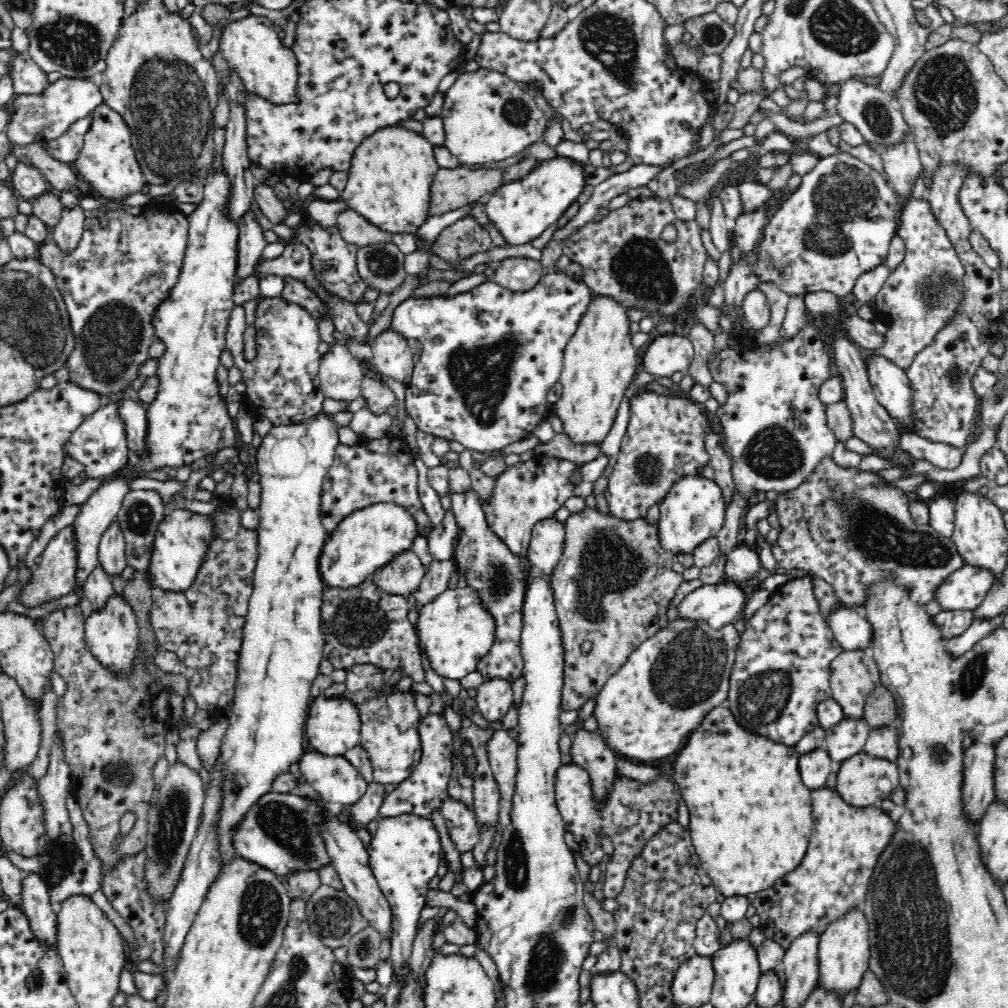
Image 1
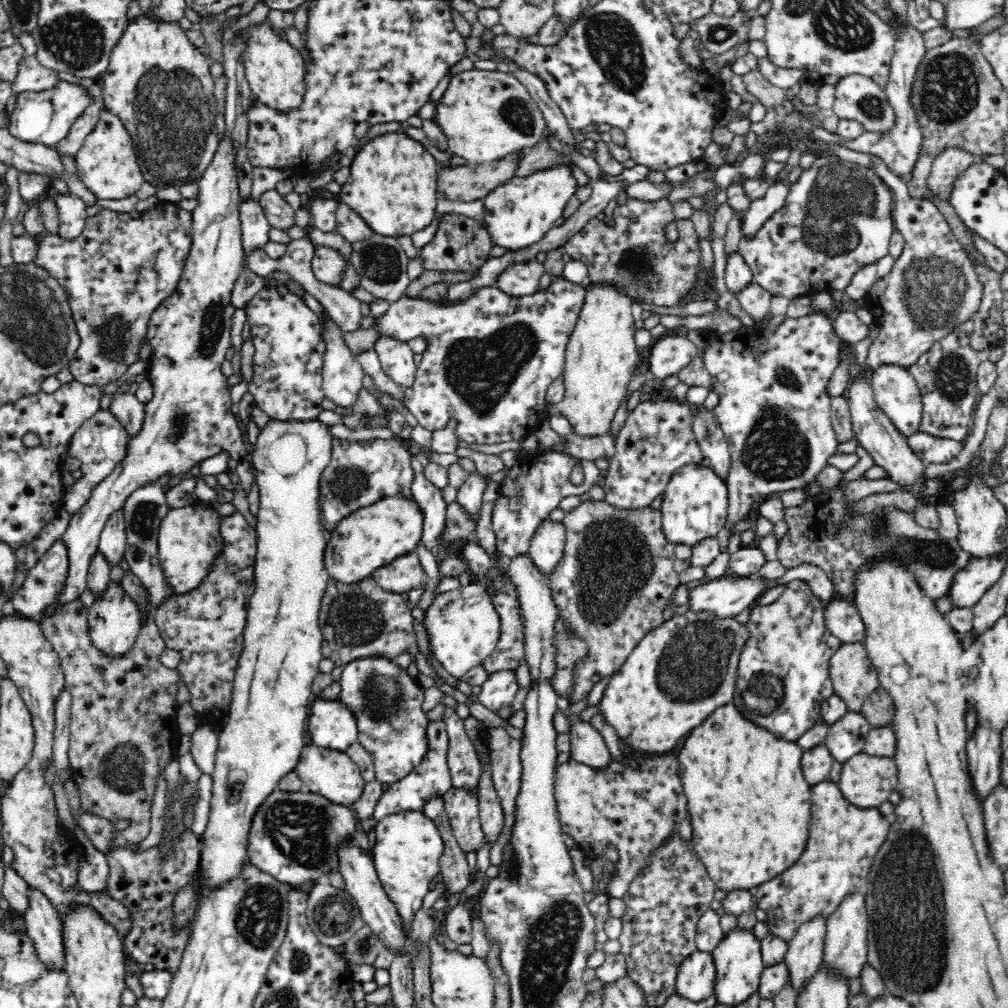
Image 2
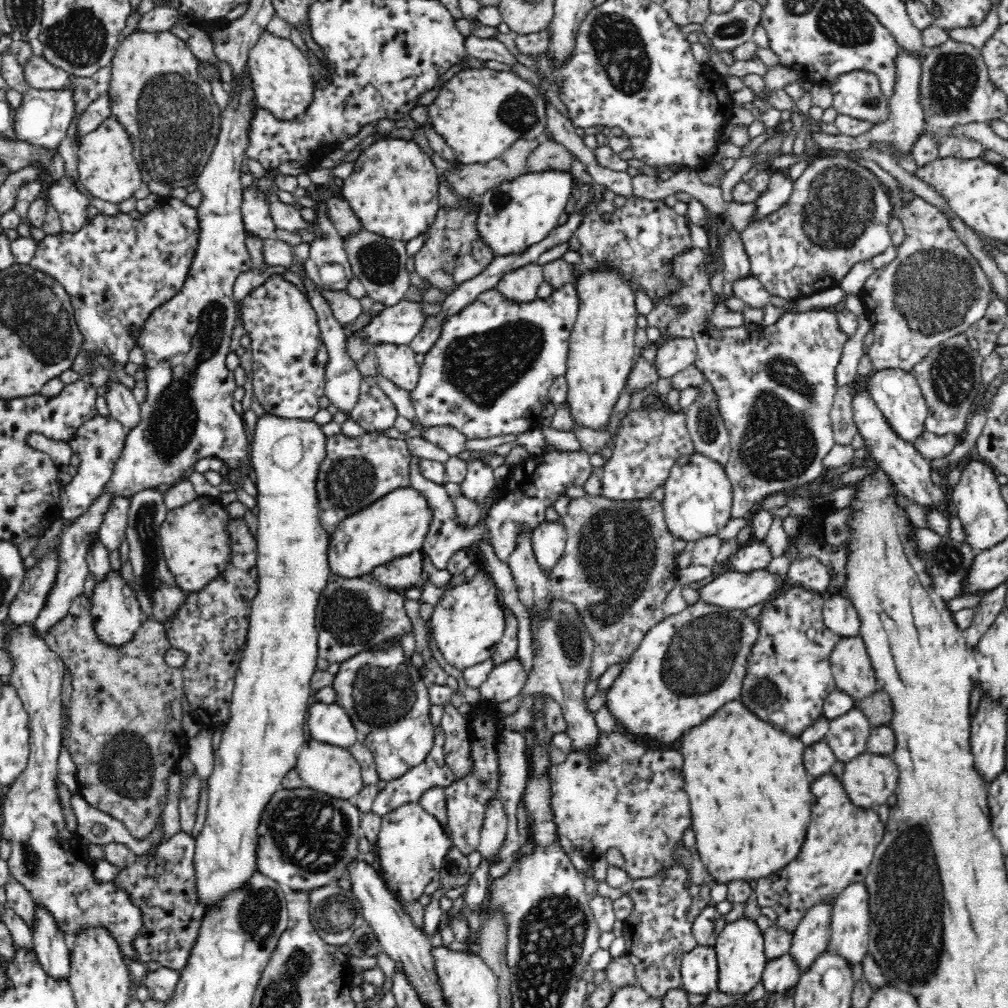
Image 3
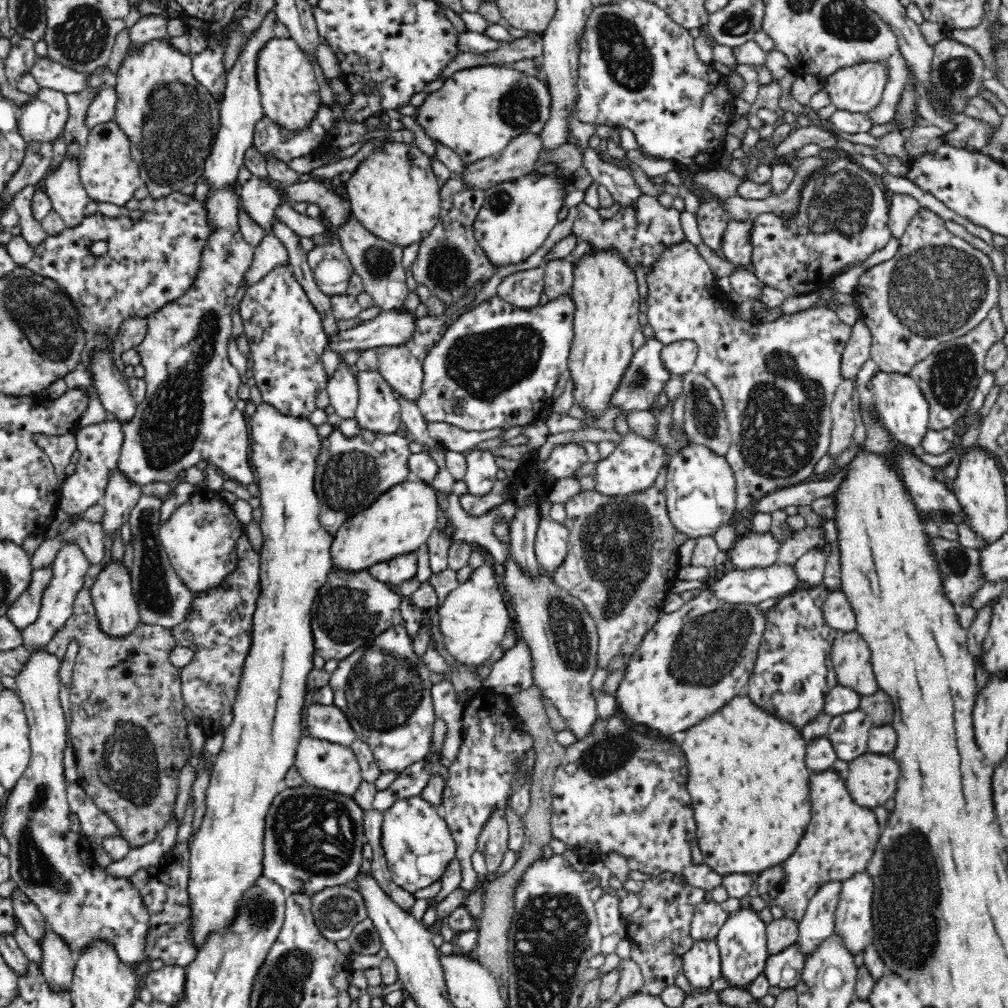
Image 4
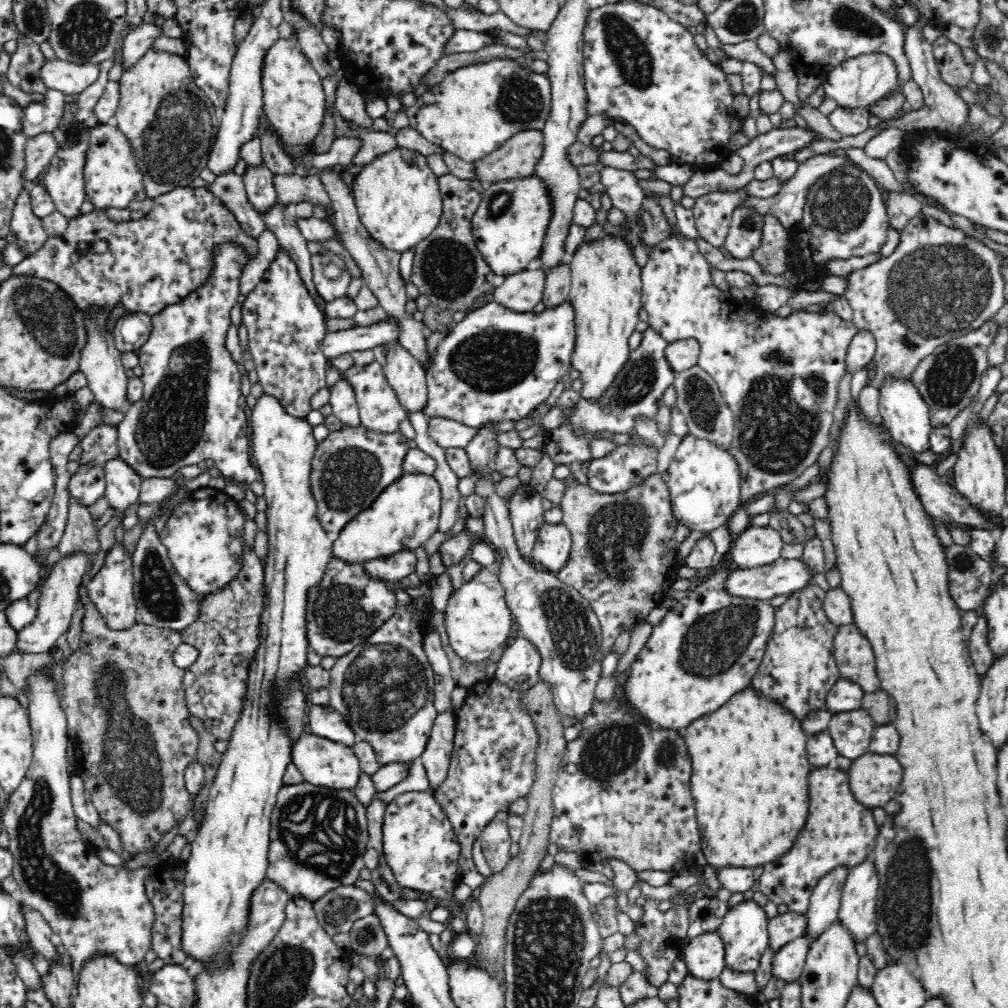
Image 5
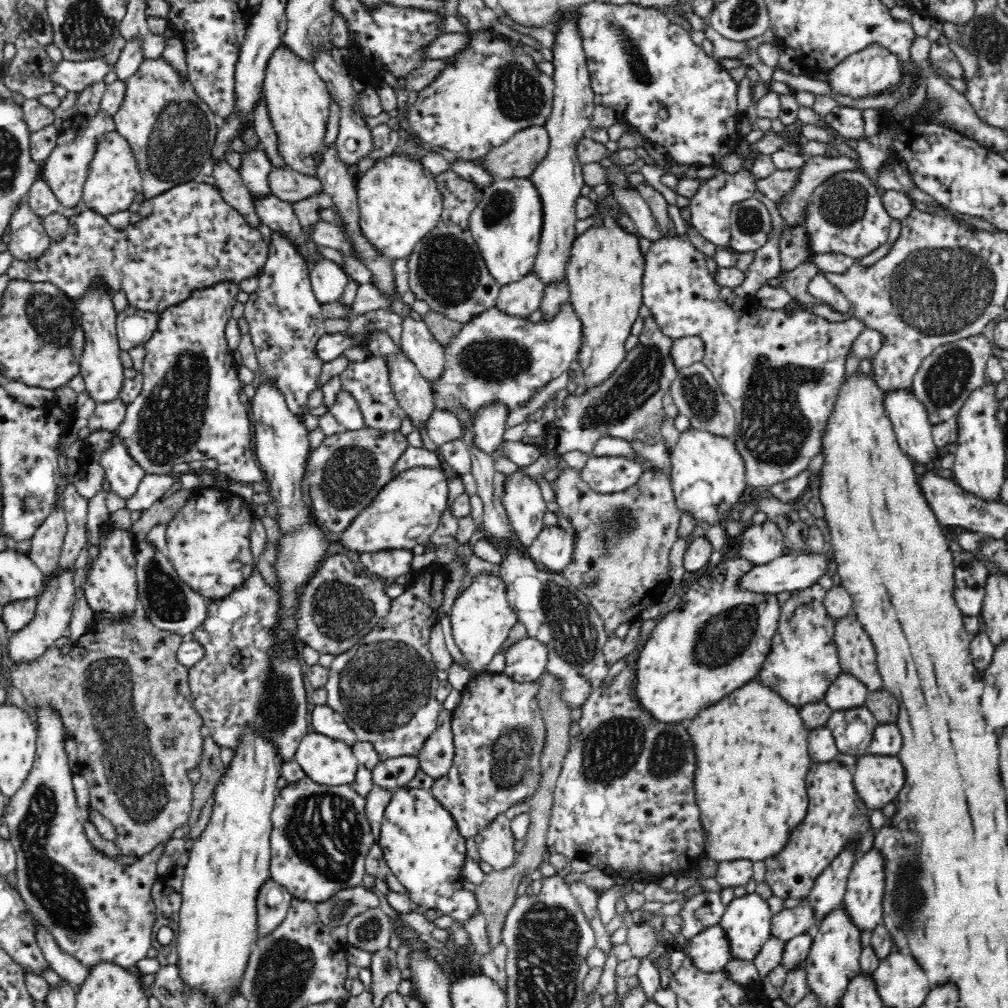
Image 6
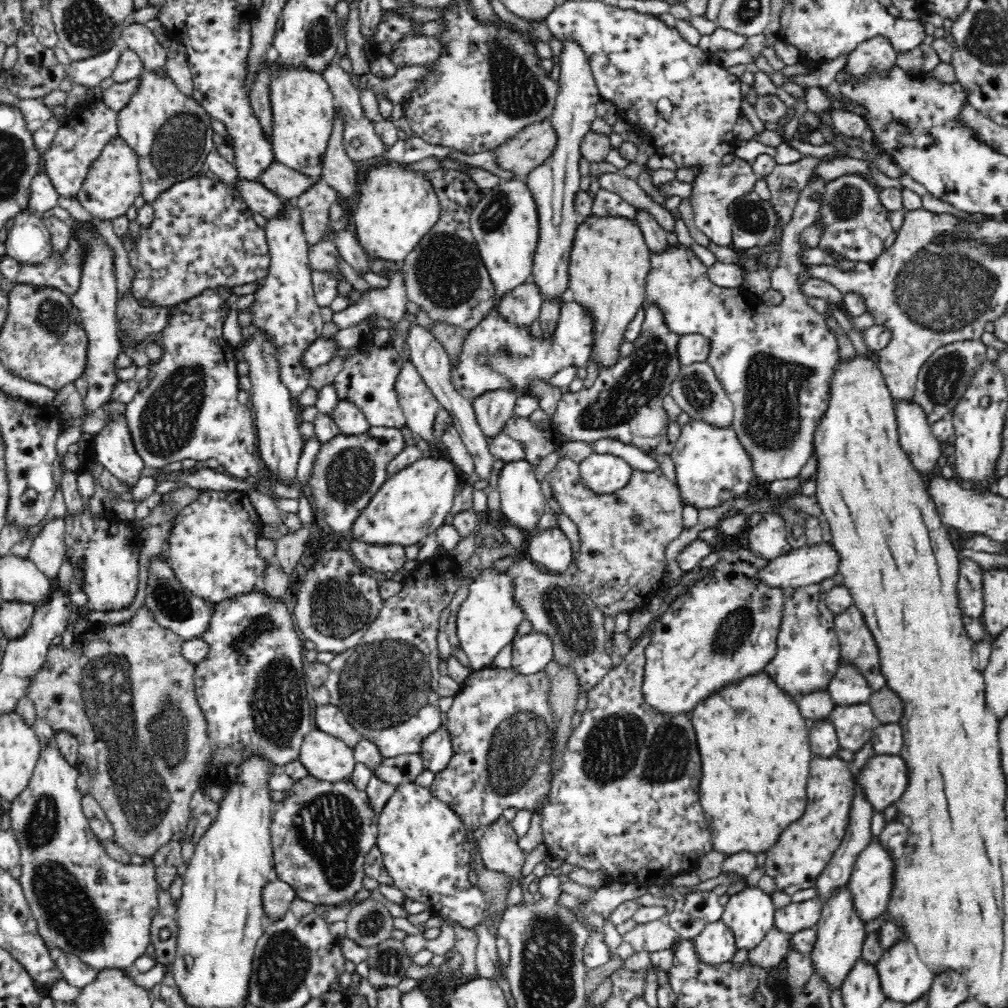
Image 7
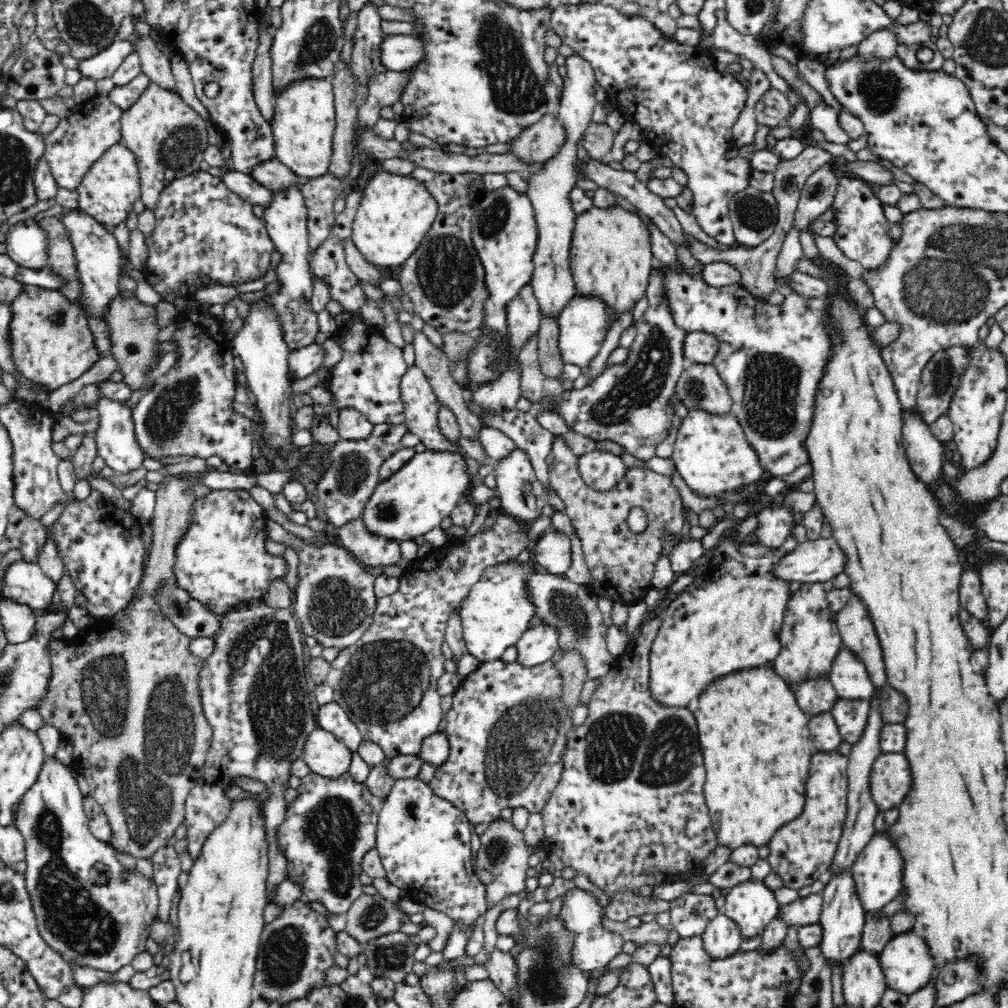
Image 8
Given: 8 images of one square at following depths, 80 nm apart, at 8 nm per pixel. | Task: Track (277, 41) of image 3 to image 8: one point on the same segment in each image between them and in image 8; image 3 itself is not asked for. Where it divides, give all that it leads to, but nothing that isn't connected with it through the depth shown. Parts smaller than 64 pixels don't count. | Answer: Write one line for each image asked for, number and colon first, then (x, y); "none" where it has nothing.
4: (288, 87)
5: (294, 102)
6: (298, 100)
7: (303, 105)
8: (304, 123)

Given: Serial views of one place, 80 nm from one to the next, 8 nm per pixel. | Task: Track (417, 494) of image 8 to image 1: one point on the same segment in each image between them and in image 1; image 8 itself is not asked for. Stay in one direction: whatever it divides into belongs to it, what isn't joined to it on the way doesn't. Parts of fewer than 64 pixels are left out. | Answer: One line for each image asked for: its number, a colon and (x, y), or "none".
1: (368, 539)
2: (374, 536)
3: (396, 524)
4: (401, 520)
5: (405, 514)
6: (405, 512)
7: (409, 505)

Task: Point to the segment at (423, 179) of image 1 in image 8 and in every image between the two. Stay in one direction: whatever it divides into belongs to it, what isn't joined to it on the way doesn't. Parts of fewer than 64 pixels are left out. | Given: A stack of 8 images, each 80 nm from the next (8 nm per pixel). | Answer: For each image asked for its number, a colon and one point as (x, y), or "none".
2: (393, 186)
3: (393, 191)
4: (394, 193)
5: (397, 195)
6: (398, 201)
7: (396, 208)
8: (396, 212)

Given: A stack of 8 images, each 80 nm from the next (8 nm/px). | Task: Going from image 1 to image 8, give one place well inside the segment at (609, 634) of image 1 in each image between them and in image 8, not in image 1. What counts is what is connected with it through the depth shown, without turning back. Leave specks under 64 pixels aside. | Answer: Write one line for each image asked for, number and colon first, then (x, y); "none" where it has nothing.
2: (616, 574)
3: (619, 564)
4: (622, 560)
5: (623, 556)
6: (622, 540)
7: (620, 566)
8: (621, 564)

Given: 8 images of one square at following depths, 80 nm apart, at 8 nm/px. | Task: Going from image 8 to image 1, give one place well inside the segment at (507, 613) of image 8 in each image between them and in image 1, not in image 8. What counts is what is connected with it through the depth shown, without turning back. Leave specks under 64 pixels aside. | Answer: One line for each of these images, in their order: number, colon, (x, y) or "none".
1: (456, 630)
2: (463, 626)
3: (468, 622)
4: (474, 617)
5: (477, 619)
6: (481, 618)
7: (488, 619)

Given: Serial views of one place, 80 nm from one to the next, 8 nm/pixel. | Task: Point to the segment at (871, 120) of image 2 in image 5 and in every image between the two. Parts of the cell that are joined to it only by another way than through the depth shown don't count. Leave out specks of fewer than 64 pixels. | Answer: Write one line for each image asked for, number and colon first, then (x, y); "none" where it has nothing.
3: (857, 93)
4: (858, 88)
5: (861, 81)

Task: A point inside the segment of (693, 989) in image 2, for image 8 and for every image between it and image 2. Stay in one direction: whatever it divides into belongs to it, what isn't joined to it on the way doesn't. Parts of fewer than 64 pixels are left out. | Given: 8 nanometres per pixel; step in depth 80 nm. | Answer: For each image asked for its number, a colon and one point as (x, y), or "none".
3: (699, 968)
4: (702, 964)
5: (705, 955)
6: (711, 950)
7: (716, 943)
8: (722, 937)

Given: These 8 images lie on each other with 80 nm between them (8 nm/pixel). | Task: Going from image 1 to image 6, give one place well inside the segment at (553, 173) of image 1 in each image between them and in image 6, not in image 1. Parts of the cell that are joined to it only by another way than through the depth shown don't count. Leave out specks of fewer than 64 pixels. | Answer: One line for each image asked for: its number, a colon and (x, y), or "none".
2: (518, 213)
3: (515, 215)
4: (516, 216)
5: (509, 224)
6: (506, 223)

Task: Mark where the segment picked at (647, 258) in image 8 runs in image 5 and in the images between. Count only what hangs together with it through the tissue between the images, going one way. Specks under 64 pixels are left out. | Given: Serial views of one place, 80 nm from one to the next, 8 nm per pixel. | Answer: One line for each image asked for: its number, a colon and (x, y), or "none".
5: (606, 286)
6: (605, 272)
7: (610, 262)

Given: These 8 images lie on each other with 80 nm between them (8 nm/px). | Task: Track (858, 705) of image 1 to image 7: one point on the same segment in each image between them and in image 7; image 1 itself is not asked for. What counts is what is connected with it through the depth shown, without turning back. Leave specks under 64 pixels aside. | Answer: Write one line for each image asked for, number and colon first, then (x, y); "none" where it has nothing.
2: (854, 678)
3: (851, 666)
4: (851, 655)
5: (854, 655)
6: (856, 652)
7: (857, 644)

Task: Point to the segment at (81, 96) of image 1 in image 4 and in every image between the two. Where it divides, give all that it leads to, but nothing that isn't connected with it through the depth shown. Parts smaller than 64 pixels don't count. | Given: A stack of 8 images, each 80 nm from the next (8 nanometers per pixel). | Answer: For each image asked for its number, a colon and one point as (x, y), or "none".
2: (45, 117)
3: (42, 119)
4: (43, 117)

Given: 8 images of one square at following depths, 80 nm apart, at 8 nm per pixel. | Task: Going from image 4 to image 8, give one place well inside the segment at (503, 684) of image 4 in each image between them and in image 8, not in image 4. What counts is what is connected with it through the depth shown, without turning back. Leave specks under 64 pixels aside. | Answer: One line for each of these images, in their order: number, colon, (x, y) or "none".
5: (519, 666)
6: (526, 659)
7: (531, 652)
8: (538, 644)

